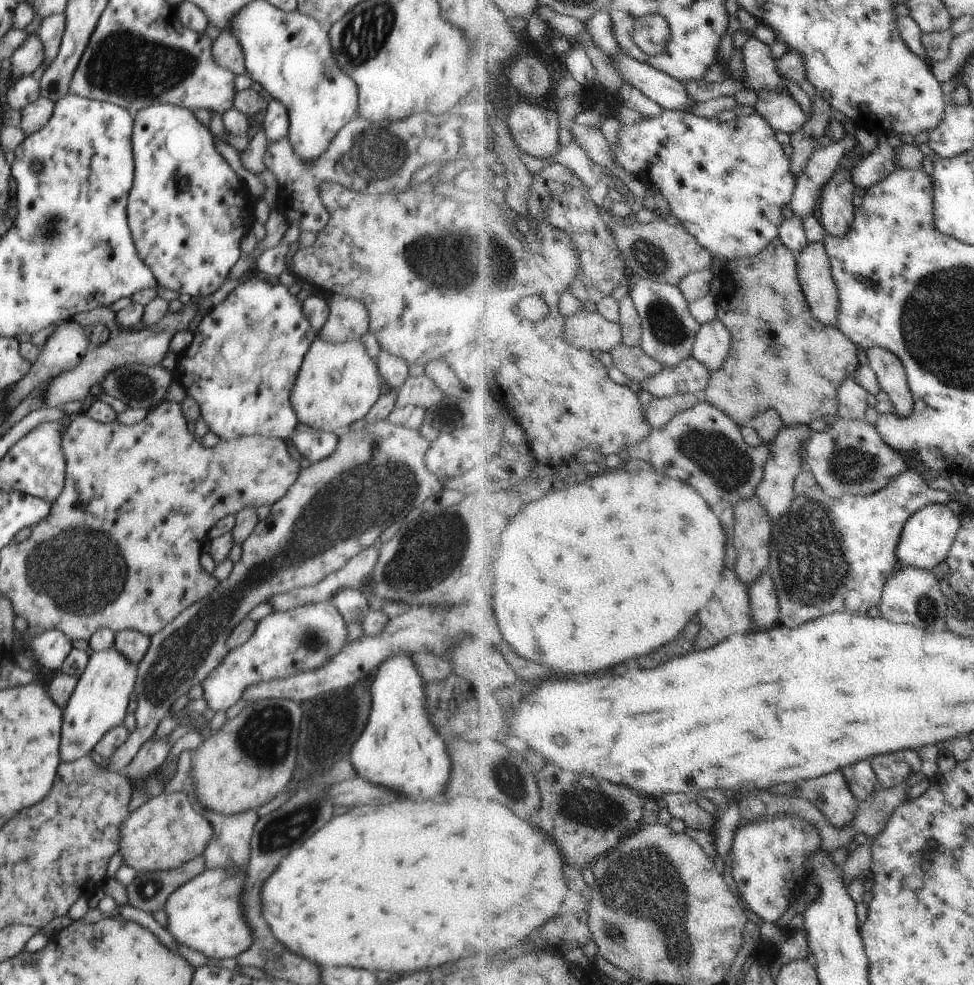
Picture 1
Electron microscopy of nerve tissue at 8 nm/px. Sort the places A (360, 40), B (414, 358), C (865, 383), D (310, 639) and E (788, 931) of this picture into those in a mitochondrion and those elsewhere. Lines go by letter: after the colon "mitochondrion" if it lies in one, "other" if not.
A: mitochondrion
B: other
C: other
D: mitochondrion
E: other

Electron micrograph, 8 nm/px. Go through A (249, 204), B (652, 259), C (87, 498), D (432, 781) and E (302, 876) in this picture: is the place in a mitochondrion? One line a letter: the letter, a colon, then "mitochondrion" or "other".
A: other
B: mitochondrion
C: other
D: other
E: other

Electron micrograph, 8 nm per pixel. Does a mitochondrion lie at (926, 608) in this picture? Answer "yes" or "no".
yes

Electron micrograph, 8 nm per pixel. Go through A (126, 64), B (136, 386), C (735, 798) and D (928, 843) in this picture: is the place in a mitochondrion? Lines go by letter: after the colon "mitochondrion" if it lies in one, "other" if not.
A: mitochondrion
B: mitochondrion
C: other
D: mitochondrion

